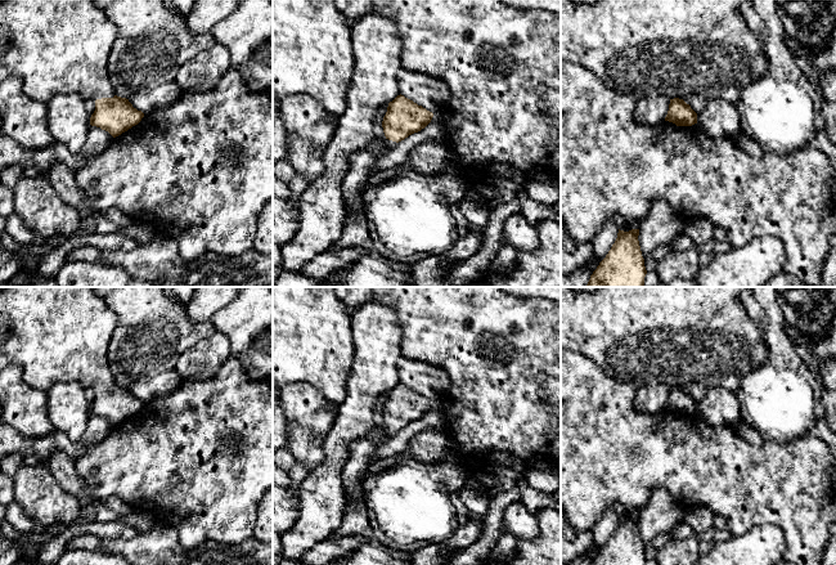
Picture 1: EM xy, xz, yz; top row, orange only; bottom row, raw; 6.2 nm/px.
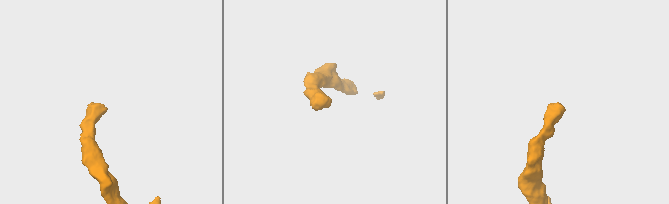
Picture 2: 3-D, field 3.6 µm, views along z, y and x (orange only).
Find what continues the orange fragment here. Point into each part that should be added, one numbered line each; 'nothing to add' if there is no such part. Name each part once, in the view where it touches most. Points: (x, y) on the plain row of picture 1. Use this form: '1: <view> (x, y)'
1: xy (57, 335)

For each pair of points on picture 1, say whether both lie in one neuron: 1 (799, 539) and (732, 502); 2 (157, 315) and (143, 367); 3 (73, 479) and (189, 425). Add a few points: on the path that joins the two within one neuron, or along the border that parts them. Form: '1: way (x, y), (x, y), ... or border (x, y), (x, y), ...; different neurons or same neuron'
1: way (789, 520), (771, 502), (751, 502); same neuron
2: way (153, 328), (149, 339), (143, 345), (143, 354); same neuron
3: border (73, 460), (75, 469), (85, 487), (99, 500); different neurons

